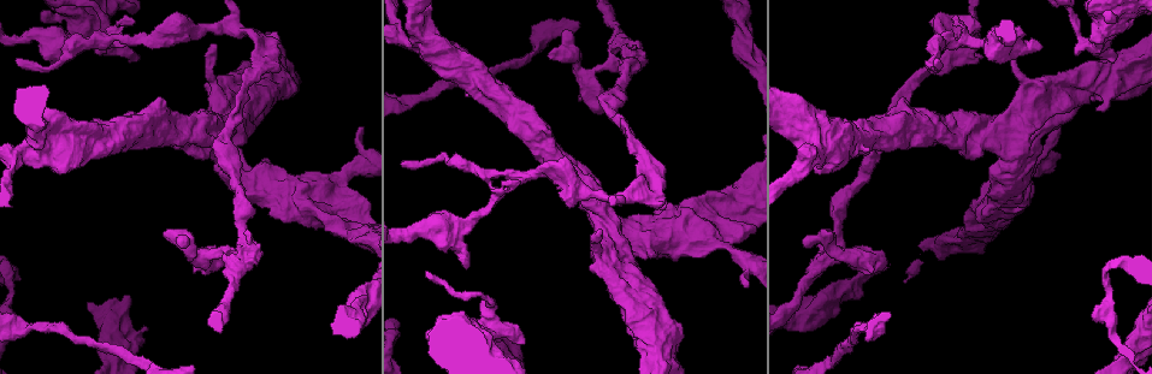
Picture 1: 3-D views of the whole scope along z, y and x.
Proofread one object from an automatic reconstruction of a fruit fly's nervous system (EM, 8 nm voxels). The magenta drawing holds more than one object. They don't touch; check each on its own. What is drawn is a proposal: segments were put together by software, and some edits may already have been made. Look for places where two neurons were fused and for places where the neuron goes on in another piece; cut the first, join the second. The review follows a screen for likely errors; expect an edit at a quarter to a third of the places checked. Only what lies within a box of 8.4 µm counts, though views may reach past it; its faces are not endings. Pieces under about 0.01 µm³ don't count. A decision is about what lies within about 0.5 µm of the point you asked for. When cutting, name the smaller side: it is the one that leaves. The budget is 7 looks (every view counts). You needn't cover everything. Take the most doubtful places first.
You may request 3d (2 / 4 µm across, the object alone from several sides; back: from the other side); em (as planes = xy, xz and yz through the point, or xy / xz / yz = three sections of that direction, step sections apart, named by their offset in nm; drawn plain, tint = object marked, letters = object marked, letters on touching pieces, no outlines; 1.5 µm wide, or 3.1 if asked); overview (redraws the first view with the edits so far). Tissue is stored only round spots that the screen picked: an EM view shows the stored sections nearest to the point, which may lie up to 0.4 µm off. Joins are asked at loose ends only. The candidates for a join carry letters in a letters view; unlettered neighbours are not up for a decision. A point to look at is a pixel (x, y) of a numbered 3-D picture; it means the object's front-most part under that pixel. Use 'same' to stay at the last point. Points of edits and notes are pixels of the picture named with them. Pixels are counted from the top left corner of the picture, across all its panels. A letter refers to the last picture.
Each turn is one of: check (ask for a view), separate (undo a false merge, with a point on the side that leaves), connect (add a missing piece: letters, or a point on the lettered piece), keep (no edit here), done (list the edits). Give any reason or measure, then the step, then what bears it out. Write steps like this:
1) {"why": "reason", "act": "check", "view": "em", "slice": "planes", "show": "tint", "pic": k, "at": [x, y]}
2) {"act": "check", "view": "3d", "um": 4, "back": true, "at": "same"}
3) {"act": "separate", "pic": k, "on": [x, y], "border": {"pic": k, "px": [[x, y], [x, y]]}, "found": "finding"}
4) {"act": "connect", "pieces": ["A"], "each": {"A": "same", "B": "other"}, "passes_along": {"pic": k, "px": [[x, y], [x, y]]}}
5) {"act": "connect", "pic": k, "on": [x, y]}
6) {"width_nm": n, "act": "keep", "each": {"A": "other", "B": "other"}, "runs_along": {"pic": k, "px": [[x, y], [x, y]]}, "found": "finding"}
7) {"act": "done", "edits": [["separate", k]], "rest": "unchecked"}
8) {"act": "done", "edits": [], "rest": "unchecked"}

{"why": "branch stops here", "act": "check", "view": "3d", "um": 4, "pic": 1, "at": [524, 341]}

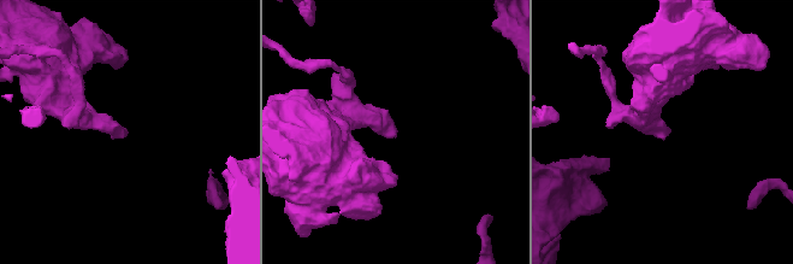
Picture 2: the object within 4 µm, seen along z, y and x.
{"act": "check", "view": "em", "slice": "yz", "step": 8, "show": "tint", "pic": 2, "at": [125, 130]}

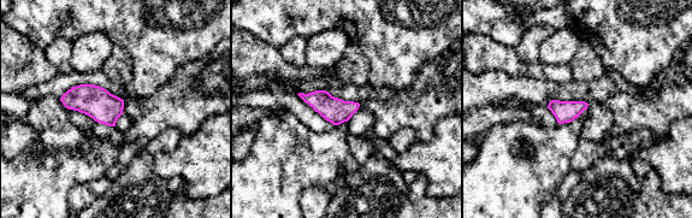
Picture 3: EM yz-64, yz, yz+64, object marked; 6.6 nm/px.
{"why": "another direction", "act": "check", "view": "em", "slice": "planes", "show": "letters", "at": "same"}

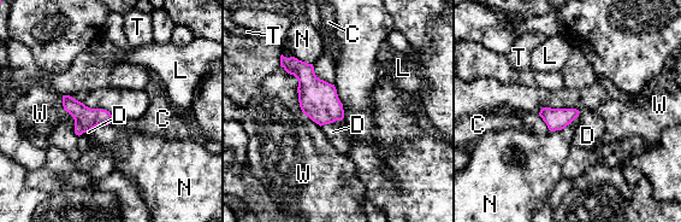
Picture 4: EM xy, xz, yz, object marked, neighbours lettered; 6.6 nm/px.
{"act": "connect", "pieces": ["D"], "each": {"C": "other", "D": "same", "L": "other", "N": "other", "T": "other", "W": "other"}, "found": "the neuron continues"}

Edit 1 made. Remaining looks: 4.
{"why": "thick turns thin", "act": "check", "view": "3d", "um": 4, "pic": 1, "at": [932, 57]}

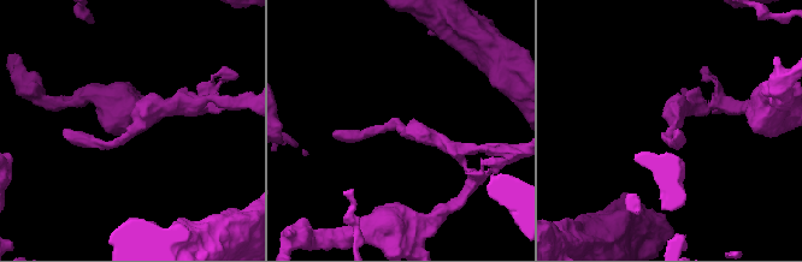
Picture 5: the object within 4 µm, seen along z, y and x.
{"arm_widths_nm": [160, 240], "act": "check", "view": "em", "slice": "yz", "step": 8, "show": "tint", "pic": 5, "at": [132, 133]}

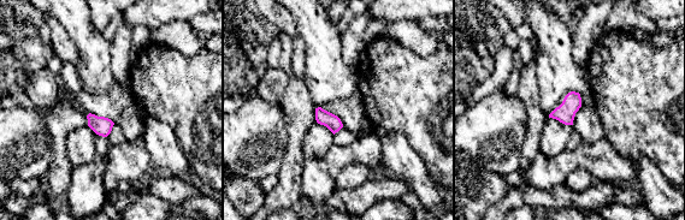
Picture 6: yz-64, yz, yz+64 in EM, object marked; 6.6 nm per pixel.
{"why": "another direction", "act": "check", "view": "em", "slice": "xz", "step": 8, "show": "letters", "at": "same"}

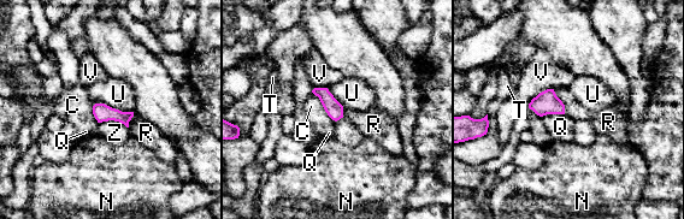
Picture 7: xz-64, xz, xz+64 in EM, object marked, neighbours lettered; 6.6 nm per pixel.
{"longest_contact_nm": ["U", 280], "act": "keep", "each": {"C": "other", "N": "other", "Q": "other", "R": "other", "T": "other", "U": "other", "V": "other", "Z": "other"}, "border": {"pic": 7, "px": [[553, 88], [564, 105], [565, 113]]}, "found": "one neuron here"}

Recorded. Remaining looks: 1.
{"act": "done", "edits": [["connect", 4]], "rest": "unchecked"}

